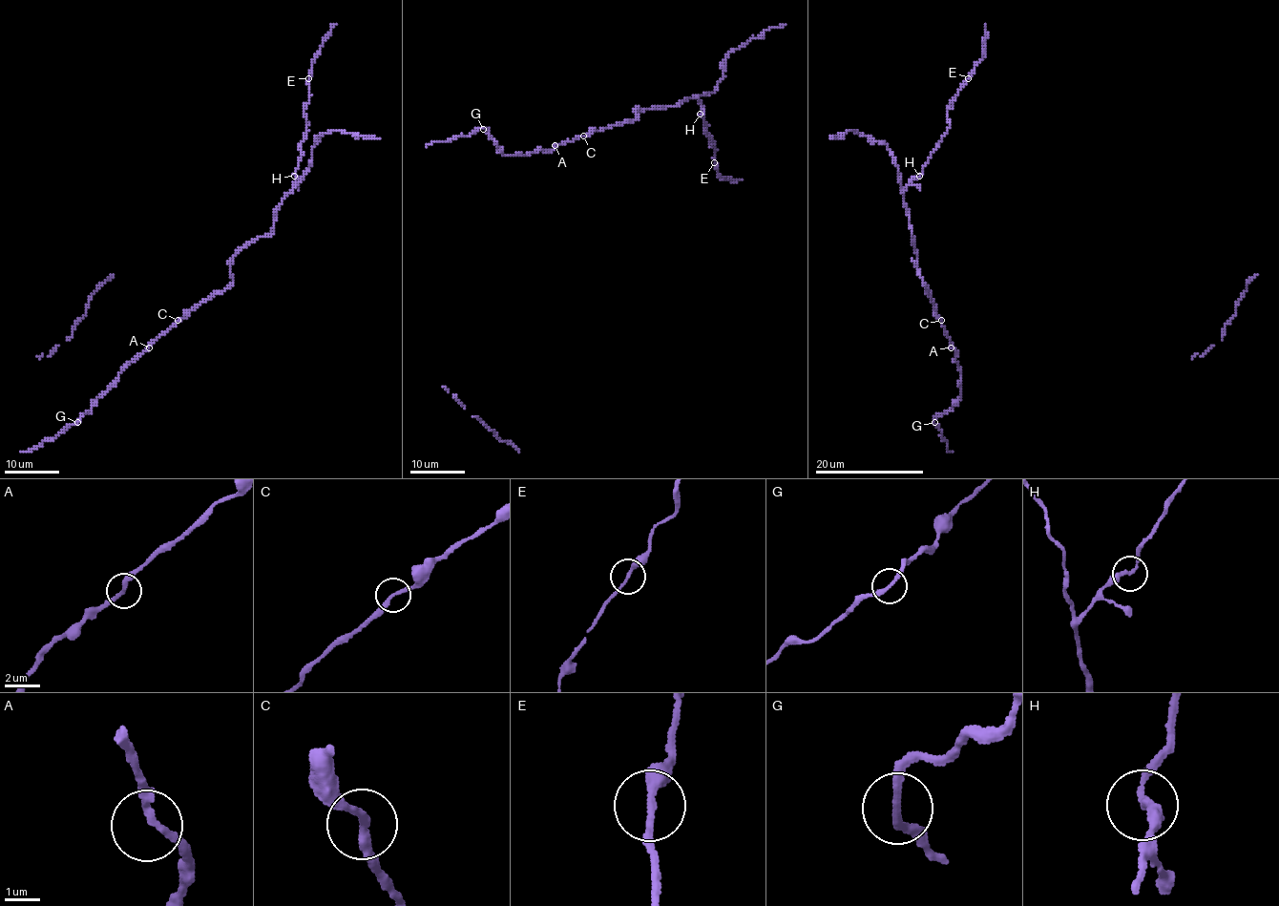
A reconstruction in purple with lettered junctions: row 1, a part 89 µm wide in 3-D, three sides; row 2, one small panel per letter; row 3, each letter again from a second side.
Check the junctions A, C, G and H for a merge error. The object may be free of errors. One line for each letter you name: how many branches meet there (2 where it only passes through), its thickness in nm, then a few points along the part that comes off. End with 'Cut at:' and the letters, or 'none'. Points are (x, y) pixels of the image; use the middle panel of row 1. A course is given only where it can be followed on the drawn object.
Cut at: none

